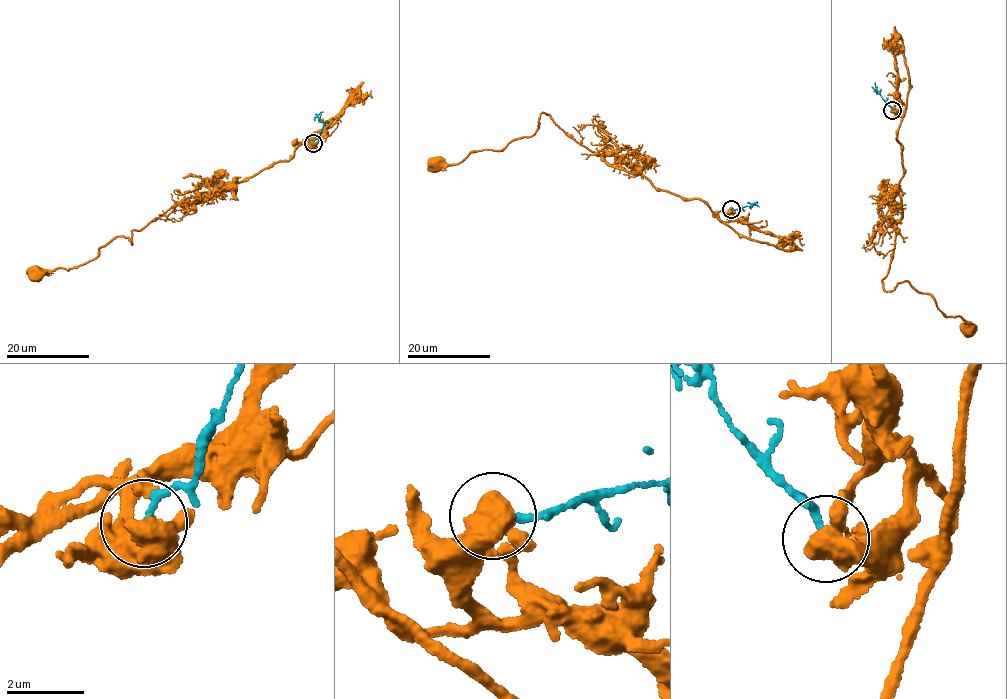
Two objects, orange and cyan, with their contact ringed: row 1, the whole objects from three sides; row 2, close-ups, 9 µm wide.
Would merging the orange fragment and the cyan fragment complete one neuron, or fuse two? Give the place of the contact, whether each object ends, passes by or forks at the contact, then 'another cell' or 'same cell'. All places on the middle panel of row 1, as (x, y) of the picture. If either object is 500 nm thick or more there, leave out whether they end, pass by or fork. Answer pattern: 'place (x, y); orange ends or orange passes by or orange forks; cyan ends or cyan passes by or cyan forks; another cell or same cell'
place (731, 209); another cell

